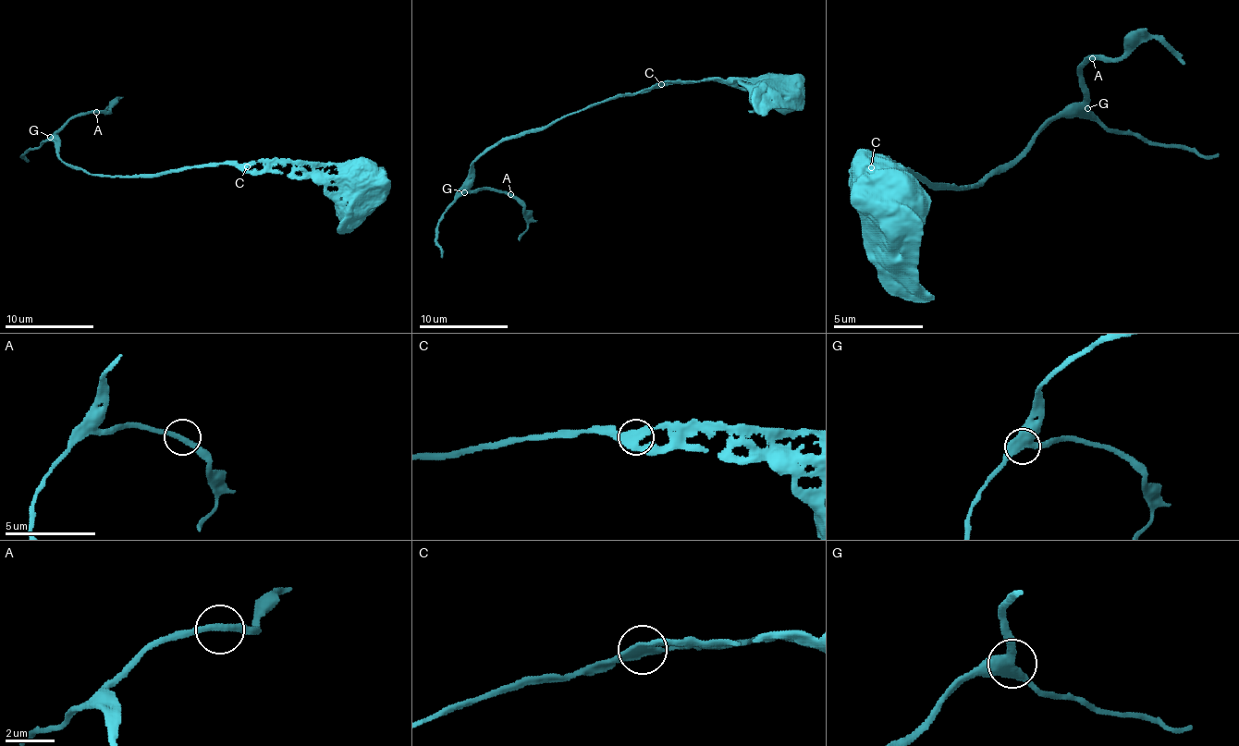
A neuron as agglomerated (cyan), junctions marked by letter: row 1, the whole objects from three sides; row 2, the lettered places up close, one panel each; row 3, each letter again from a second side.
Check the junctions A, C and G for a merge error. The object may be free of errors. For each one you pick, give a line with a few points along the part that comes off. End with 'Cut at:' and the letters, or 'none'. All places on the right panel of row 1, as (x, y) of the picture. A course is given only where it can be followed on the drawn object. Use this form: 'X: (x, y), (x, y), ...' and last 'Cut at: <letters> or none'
Cut at: none

